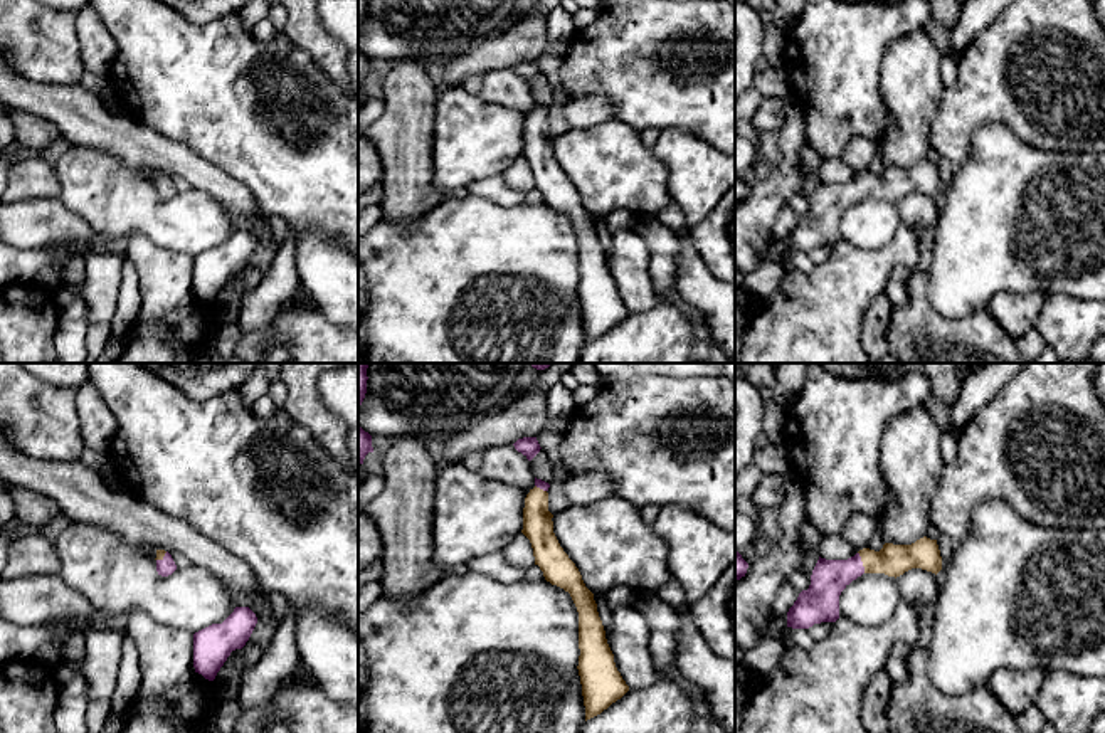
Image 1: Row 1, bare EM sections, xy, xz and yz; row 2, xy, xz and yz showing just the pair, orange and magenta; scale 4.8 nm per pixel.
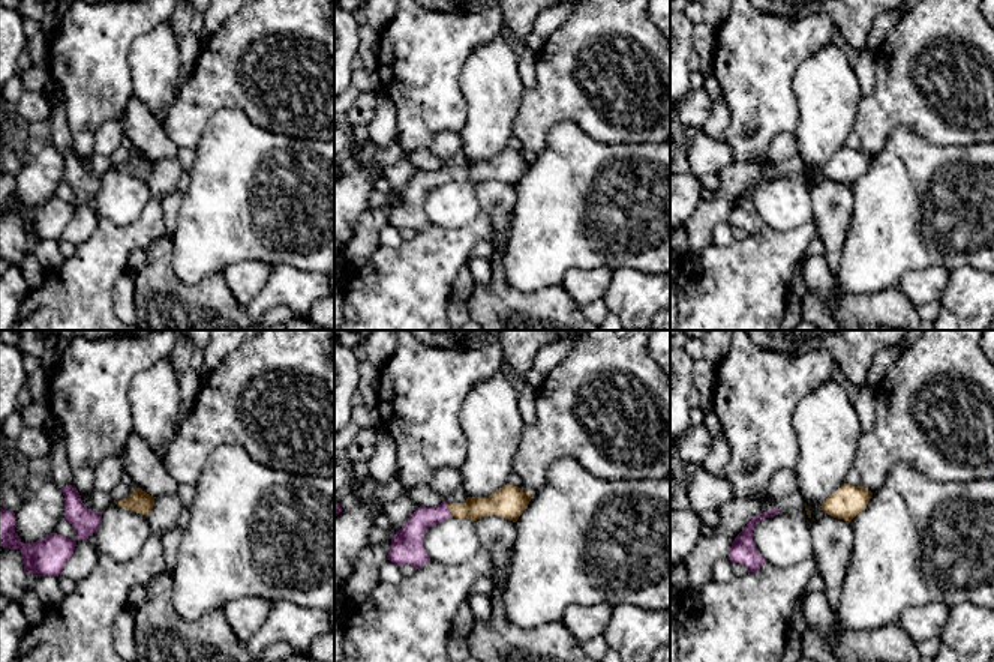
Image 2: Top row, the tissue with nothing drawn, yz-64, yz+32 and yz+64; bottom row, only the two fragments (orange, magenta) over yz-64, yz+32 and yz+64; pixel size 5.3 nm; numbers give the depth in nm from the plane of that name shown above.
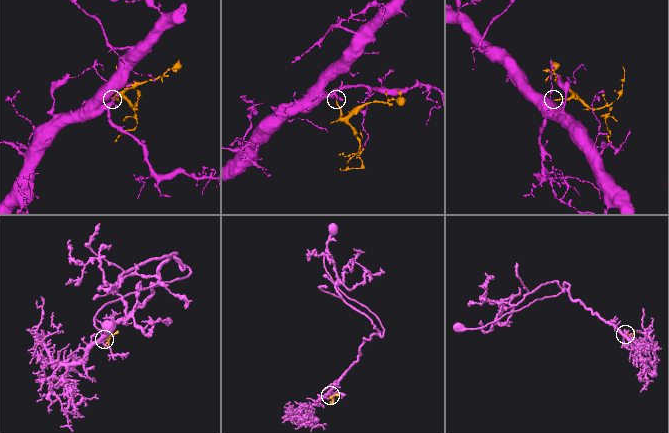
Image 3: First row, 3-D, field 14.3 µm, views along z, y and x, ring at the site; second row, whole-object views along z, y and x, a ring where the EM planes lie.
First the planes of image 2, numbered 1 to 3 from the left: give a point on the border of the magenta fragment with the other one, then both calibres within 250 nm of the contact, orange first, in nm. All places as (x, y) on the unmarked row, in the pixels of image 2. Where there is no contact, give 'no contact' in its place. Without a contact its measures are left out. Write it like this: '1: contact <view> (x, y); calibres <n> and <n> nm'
1: no contact
2: contact yz+32 (450, 174); calibres 130 and 130 nm
3: no contact

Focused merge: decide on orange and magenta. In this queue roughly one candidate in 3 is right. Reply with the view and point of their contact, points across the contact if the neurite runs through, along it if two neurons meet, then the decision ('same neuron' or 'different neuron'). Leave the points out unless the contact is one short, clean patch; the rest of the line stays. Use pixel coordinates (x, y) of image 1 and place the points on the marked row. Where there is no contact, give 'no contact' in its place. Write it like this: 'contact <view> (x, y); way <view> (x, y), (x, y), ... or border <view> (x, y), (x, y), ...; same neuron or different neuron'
contact yz (863, 562); way yz (893, 560), (863, 562), (830, 577); same neuron

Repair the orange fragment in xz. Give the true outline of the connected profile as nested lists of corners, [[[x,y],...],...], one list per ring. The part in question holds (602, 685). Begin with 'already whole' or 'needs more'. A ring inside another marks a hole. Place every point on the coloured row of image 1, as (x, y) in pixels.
needs more; [[[535,477],[535,488],[525,498],[521,533],[530,540],[535,565],[540,567],[545,580],[568,592],[577,607],[580,649],[577,669],[587,721],[621,699],[629,686],[616,667],[594,593],[585,587],[579,568],[553,533],[548,488],[548,483]]]

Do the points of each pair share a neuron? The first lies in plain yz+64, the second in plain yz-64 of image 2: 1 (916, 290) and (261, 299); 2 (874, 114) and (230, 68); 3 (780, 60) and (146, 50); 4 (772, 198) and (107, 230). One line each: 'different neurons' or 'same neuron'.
1: different neurons
2: same neuron
3: different neurons
4: different neurons

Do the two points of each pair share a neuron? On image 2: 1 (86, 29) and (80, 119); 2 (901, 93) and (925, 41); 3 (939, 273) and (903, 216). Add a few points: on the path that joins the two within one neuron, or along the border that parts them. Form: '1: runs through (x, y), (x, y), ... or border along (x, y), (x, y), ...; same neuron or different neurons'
1: runs through (86, 51), (86, 96); same neuron
2: runs through (915, 80), (925, 69), (925, 54); same neuron
3: border along (949, 269), (942, 266), (909, 269), (901, 279); different neurons

